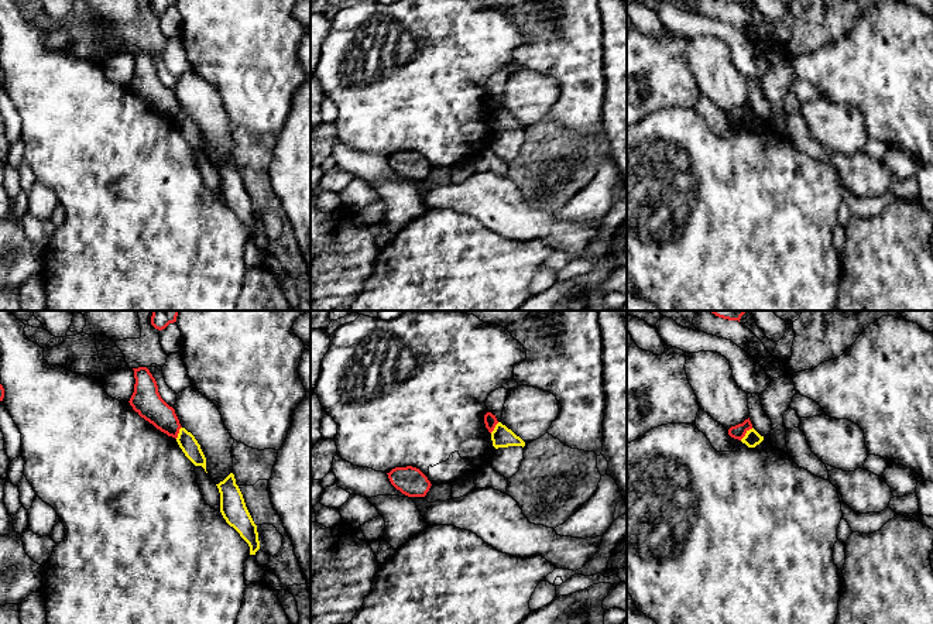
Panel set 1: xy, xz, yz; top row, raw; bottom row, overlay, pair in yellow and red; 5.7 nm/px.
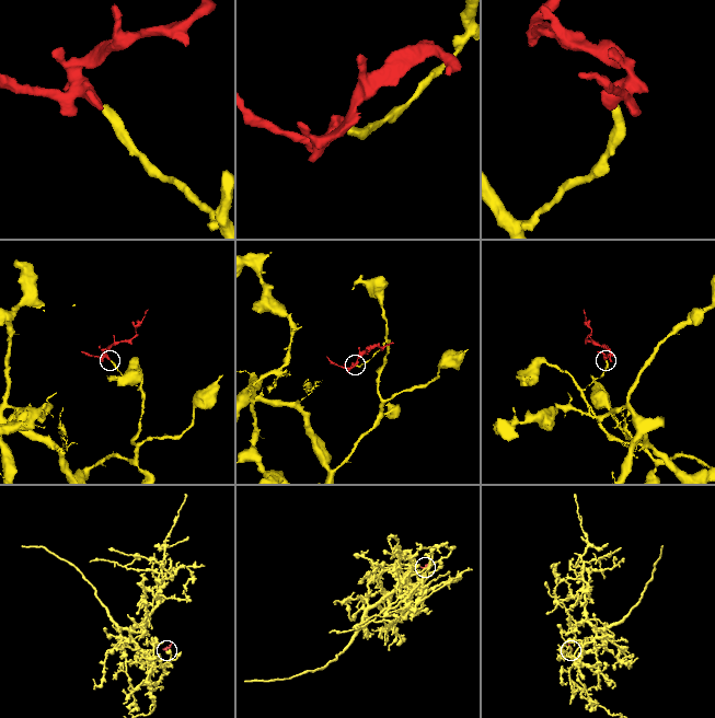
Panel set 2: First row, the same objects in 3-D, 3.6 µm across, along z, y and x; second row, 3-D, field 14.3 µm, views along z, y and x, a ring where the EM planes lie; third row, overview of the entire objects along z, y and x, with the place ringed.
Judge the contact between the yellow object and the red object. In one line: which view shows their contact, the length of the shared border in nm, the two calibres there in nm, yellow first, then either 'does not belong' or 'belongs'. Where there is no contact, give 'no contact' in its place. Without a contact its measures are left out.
yz | 100 nm | 90/80 nm | does not belong

